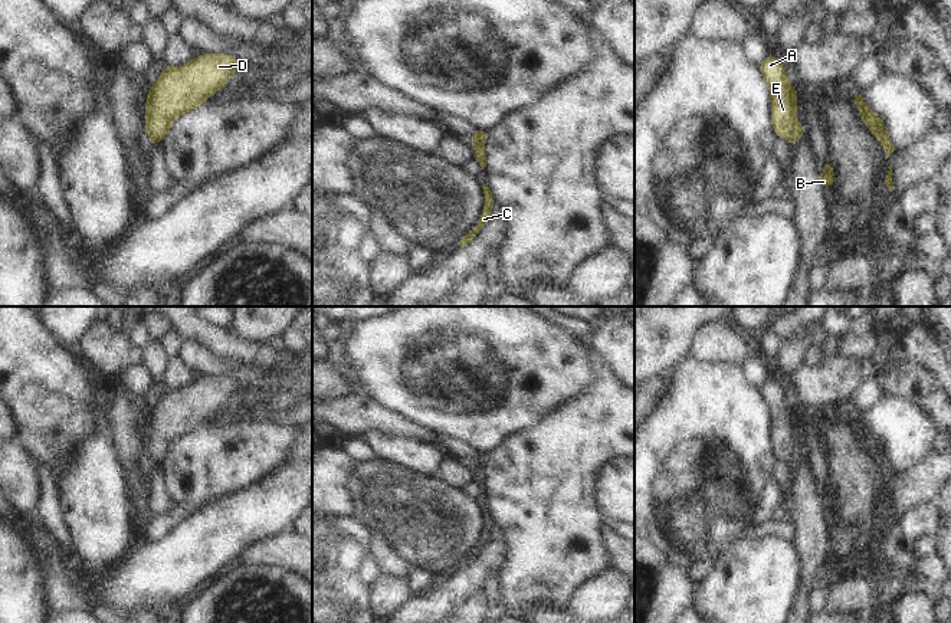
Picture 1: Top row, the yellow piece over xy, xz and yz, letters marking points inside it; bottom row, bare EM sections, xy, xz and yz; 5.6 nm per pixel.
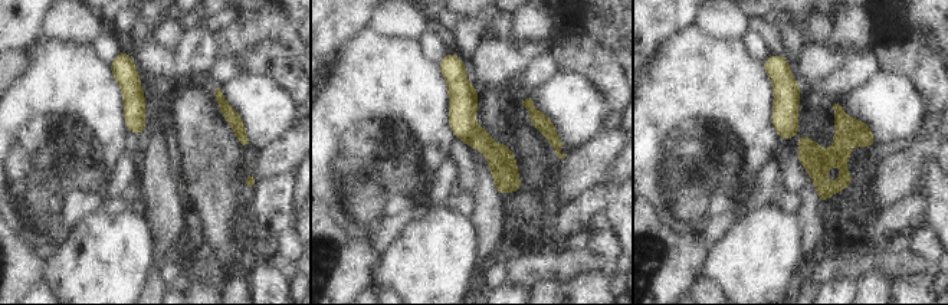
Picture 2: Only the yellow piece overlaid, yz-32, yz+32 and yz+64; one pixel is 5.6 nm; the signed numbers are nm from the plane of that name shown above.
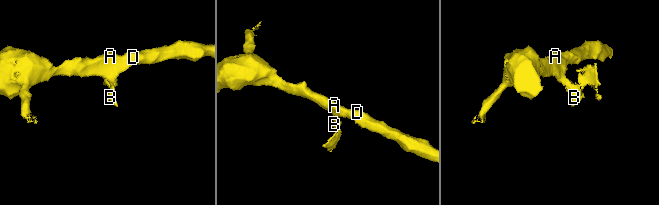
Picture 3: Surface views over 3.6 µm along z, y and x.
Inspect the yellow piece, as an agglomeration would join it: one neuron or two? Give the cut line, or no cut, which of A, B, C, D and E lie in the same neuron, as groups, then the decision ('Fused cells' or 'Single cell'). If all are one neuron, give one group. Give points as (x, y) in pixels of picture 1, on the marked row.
Split along yz (796, 120), (793, 135), (789, 140). Groups: A D E / B C. Fused cells.

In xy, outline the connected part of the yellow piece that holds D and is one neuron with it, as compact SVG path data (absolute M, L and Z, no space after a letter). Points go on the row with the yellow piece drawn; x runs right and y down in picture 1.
M201 53L178 68L165 65L147 94L147 137L161 142L177 117L197 108L222 89L239 66L240 60L227 53Z

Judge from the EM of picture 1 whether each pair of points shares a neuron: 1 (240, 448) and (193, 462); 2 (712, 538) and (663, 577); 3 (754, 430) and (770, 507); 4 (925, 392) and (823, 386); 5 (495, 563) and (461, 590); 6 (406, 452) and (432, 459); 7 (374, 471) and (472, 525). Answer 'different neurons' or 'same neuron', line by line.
1: same neuron
2: different neurons
3: different neurons
4: different neurons
5: same neuron
6: same neuron
7: same neuron

